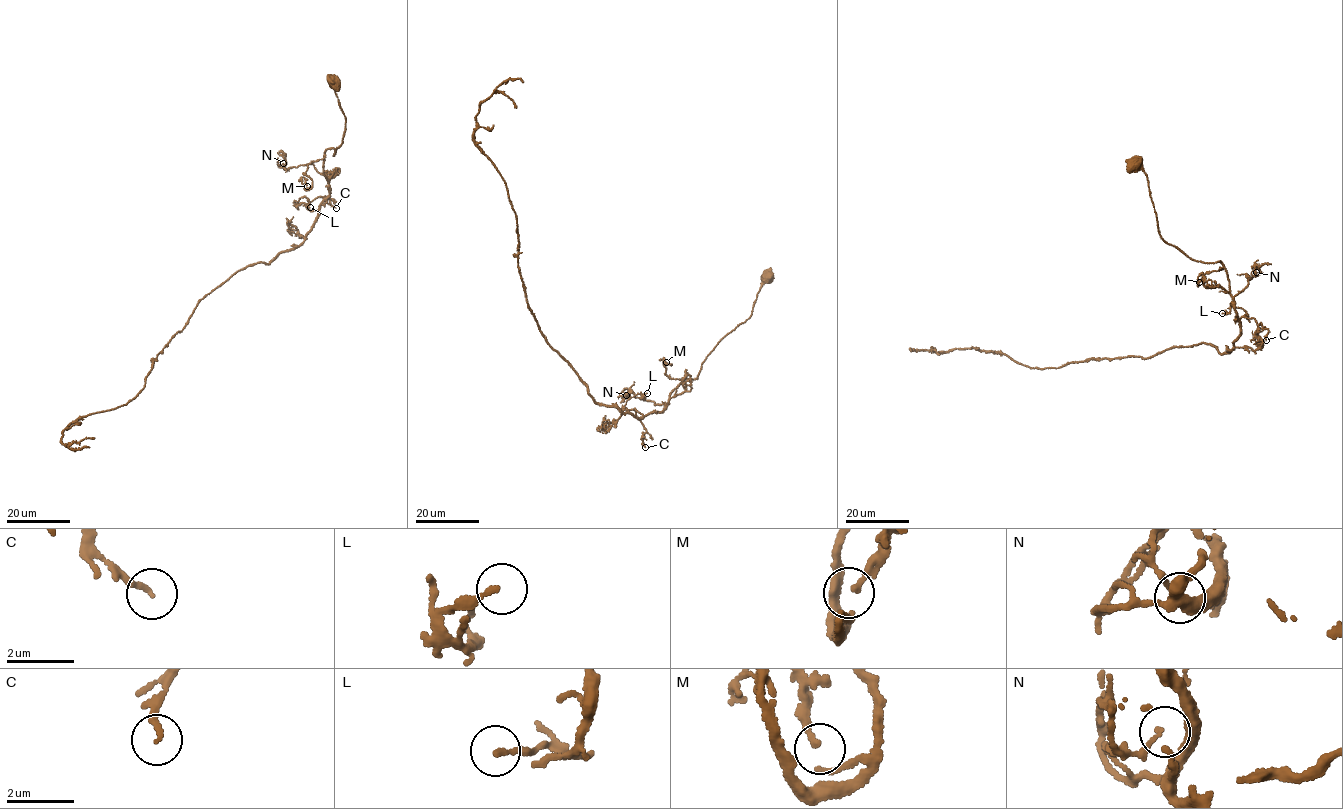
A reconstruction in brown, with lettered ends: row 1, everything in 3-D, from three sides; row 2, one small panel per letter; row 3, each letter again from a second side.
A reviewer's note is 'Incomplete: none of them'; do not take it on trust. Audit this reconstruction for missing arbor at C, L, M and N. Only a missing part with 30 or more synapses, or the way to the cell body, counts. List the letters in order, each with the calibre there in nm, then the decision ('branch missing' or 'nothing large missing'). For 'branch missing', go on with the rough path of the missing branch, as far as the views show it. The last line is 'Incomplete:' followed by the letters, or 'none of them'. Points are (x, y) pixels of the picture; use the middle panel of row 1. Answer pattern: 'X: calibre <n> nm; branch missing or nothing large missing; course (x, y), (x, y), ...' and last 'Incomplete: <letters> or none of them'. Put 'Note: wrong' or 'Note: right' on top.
Note: right
C: calibre 140 nm; nothing large missing
L: calibre 140 nm; nothing large missing
M: calibre 180 nm; nothing large missing
N: calibre 120 nm; nothing large missing
Incomplete: none of them

